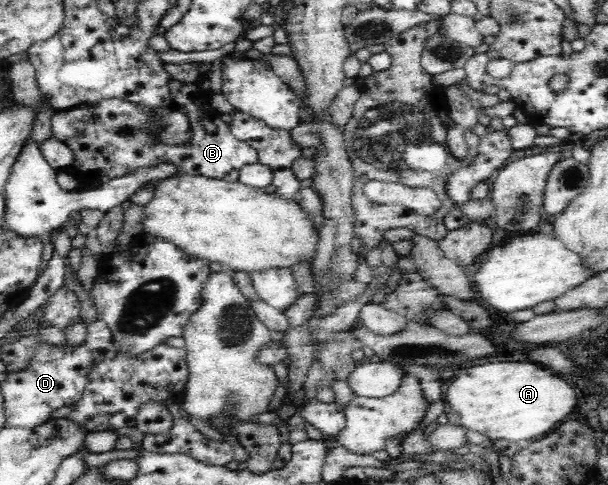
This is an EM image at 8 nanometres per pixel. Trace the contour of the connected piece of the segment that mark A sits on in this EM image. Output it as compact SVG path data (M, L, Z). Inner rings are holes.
M485 361L475 366L457 370L451 379L444 401L451 411L459 413L461 425L471 431L479 431L490 440L506 440L507 443L524 444L552 432L569 413L575 411L577 394L575 388L549 369L530 361Z

